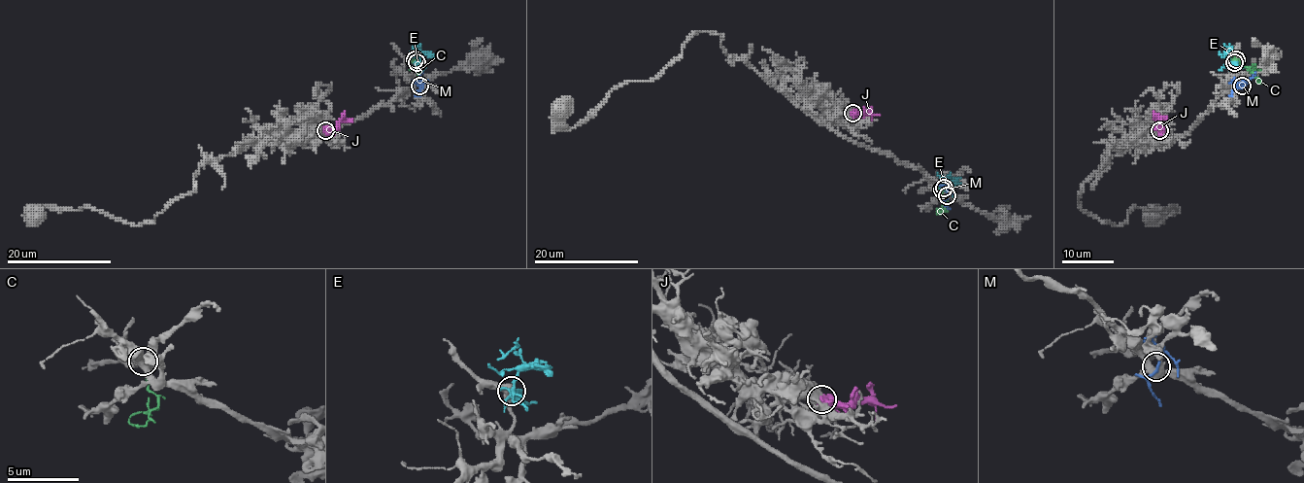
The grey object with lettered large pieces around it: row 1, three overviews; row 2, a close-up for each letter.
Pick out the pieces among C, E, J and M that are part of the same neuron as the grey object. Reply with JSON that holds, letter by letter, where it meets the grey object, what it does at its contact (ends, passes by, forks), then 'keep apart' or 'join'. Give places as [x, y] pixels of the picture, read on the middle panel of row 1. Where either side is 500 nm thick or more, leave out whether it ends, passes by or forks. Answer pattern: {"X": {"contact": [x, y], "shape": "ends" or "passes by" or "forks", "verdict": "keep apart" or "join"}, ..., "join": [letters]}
{"C": {"contact": [942, 189], "shape": "passes by", "verdict": "keep apart"}, "E": {"contact": [944, 188], "shape": "forks", "verdict": "keep apart"}, "J": {"contact": [852, 113], "verdict": "join"}, "M": {"contact": [947, 195], "shape": "passes by", "verdict": "keep apart"}, "join": ["J"]}

